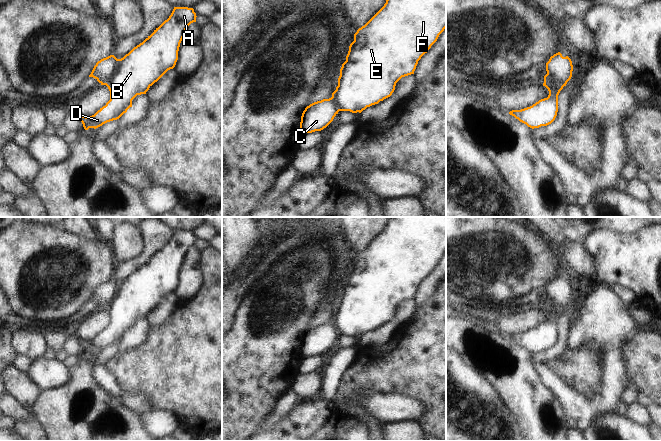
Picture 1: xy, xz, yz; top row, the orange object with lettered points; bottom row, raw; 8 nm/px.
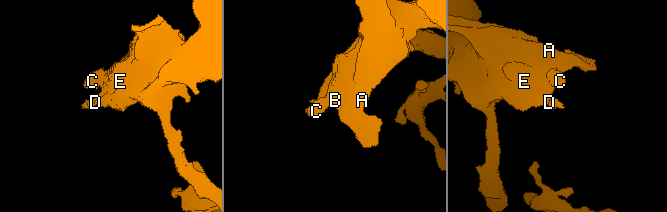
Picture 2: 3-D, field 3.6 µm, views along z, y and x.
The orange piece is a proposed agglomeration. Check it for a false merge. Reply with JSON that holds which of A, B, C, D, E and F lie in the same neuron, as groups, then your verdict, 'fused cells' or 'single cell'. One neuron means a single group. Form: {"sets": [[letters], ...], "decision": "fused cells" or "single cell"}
{"sets": [["A", "B", "D", "E", "F"], ["C"]], "decision": "fused cells"}

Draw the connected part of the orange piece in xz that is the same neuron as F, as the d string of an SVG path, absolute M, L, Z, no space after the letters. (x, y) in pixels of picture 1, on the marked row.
M386 0L384 6L354 34L354 41L340 69L338 86L331 97L339 111L361 113L367 107L390 97L402 77L414 74L418 61L445 28L446 0Z

